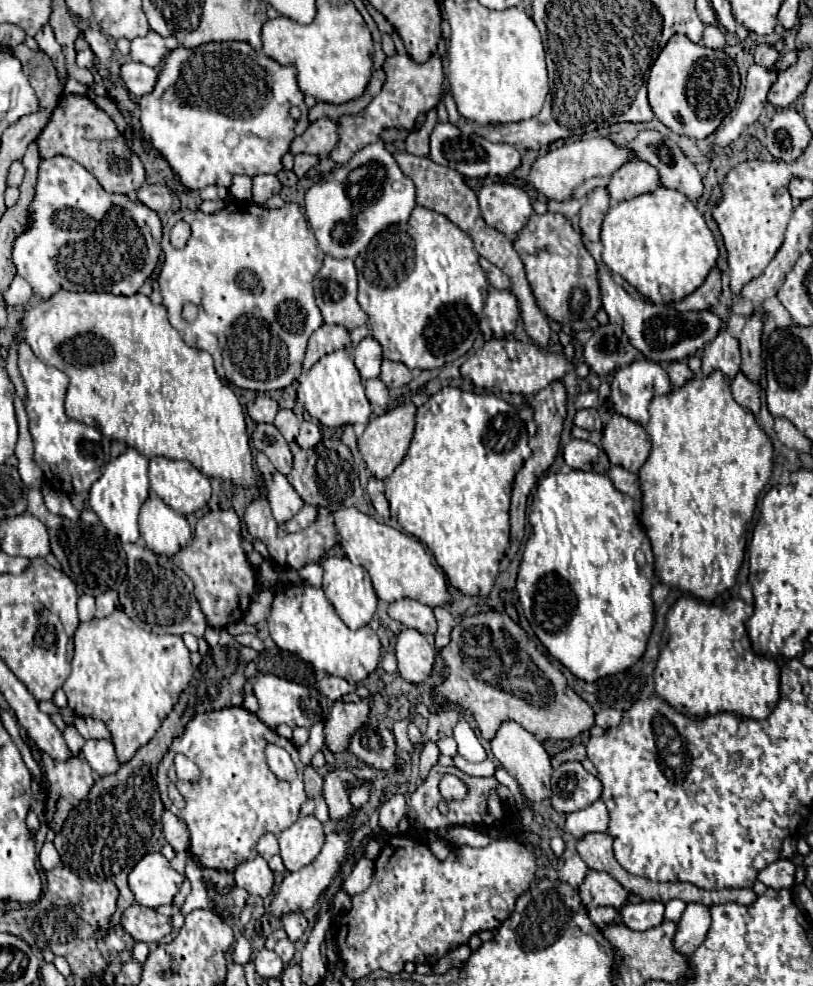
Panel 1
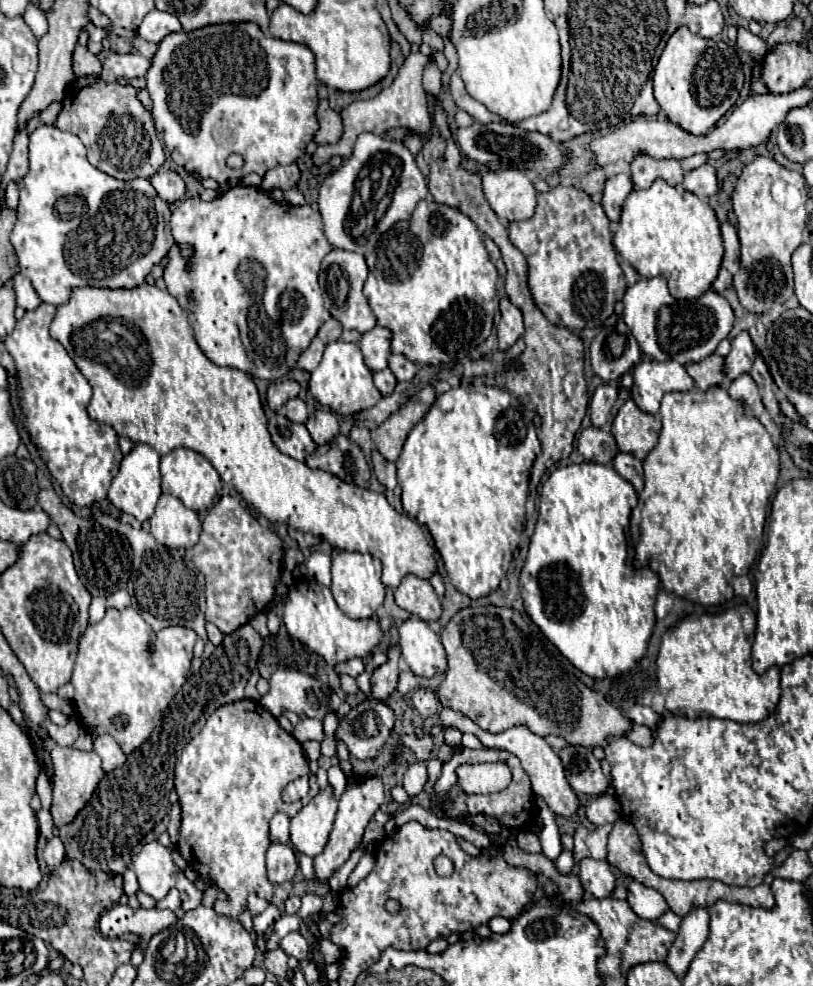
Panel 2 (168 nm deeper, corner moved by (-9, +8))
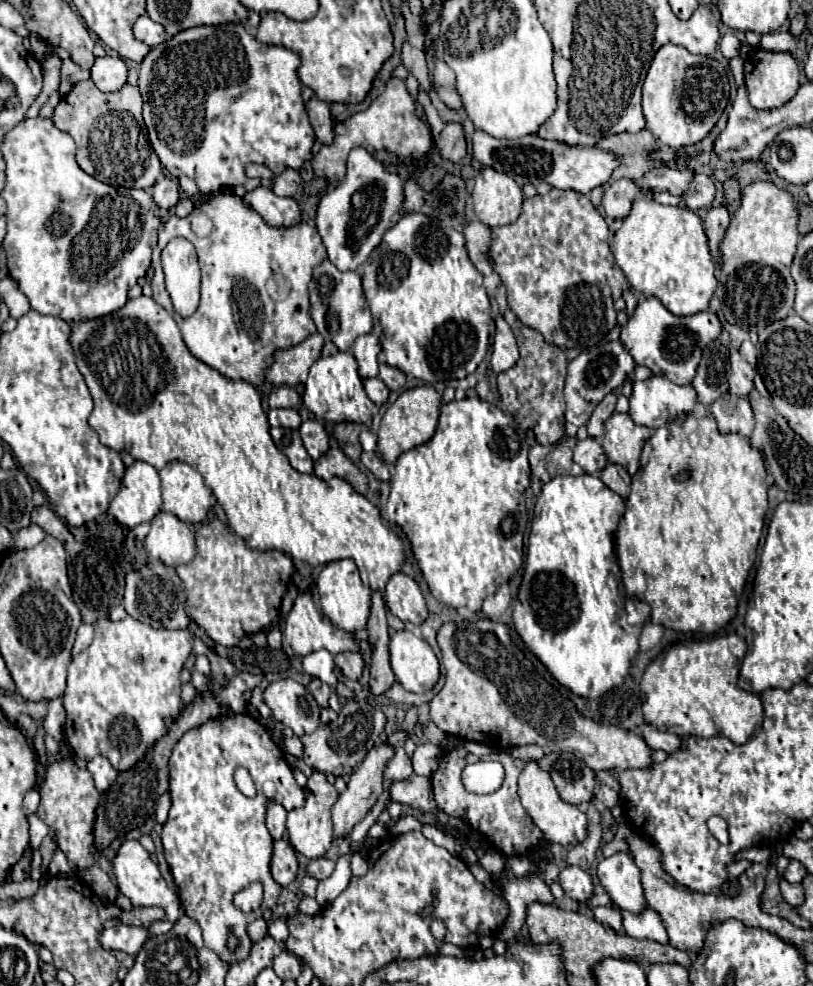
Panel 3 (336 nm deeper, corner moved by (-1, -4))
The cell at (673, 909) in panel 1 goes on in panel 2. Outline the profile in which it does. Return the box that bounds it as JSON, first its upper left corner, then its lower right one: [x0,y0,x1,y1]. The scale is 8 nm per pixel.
[658,910,680,932]

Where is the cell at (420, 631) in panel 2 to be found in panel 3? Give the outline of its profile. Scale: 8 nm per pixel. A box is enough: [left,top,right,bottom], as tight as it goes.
[390,630,440,692]

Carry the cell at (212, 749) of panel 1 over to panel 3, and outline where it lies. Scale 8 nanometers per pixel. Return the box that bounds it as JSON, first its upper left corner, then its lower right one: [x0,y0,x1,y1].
[162,714,304,964]

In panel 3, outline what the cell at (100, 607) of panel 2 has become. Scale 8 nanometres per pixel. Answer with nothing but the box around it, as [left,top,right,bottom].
[72,624,94,652]

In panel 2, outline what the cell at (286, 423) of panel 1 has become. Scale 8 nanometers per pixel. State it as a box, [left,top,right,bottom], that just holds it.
[279,398,308,424]

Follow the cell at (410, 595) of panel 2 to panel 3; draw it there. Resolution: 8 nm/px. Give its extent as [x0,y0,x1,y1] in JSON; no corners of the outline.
[386,572,428,624]

